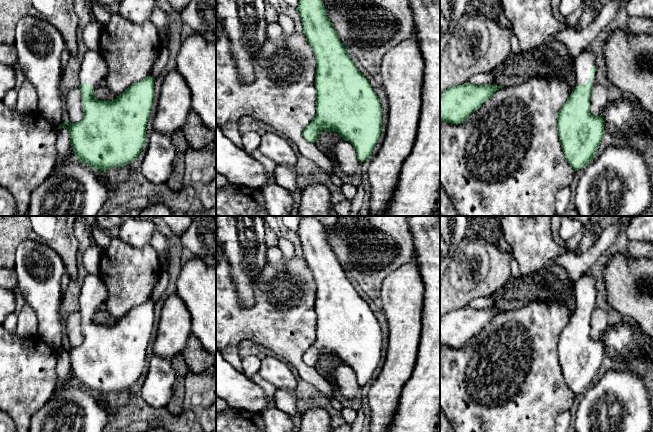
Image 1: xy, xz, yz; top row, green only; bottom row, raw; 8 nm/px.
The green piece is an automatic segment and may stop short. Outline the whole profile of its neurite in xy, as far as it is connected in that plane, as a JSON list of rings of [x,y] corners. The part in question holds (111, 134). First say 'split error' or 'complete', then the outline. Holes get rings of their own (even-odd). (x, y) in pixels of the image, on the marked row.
split error | [[[88,49],[79,73],[83,118],[78,123],[65,119],[57,128],[68,130],[74,158],[102,171],[123,167],[139,156],[155,97],[155,79],[147,76],[113,101],[98,100],[93,92],[107,73],[99,50]]]

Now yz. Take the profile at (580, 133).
split error | [[[588,51],[574,61],[576,87],[562,105],[557,117],[561,148],[570,166],[576,171],[593,159],[604,134],[603,115],[590,113],[591,90],[596,85],[596,56]]]

